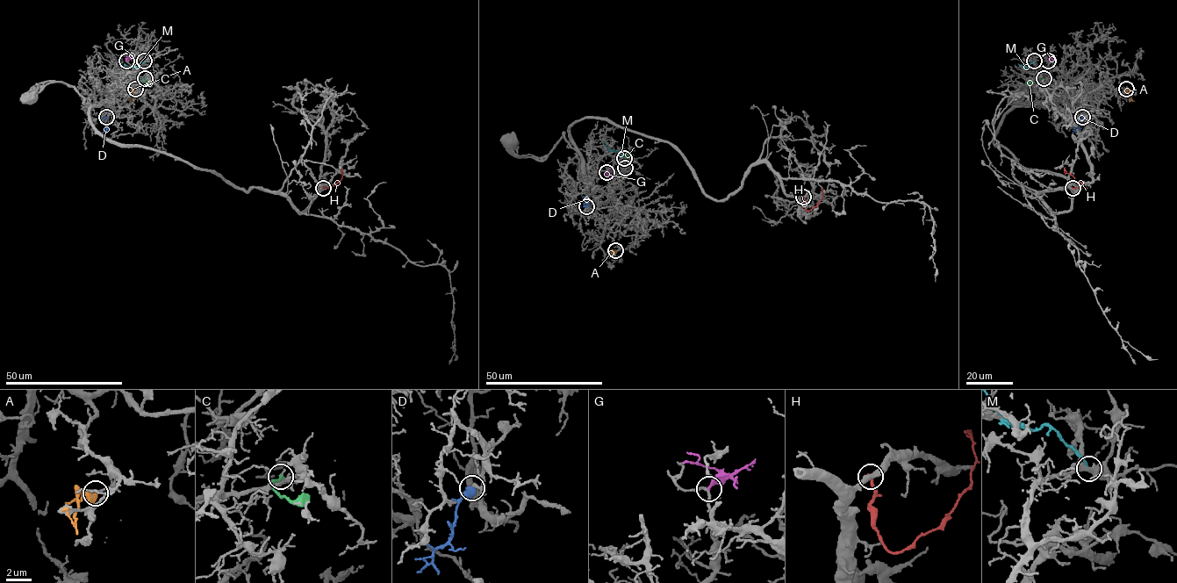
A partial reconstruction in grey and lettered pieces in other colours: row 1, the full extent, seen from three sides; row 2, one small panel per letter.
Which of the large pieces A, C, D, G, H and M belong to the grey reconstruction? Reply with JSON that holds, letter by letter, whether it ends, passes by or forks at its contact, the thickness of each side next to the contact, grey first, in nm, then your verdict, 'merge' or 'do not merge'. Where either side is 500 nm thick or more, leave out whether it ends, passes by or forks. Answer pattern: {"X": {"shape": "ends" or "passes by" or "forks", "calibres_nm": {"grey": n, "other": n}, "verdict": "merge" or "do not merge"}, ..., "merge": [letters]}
{"A": {"calibres_nm": {"grey": 120, "other": 550}, "verdict": "do not merge"}, "C": {"shape": "ends", "calibres_nm": {"grey": 240, "other": 200}, "verdict": "do not merge"}, "D": {"shape": "ends", "calibres_nm": {"grey": 150, "other": 440}, "verdict": "merge"}, "G": {"shape": "ends", "calibres_nm": {"grey": 220, "other": 420}, "verdict": "merge"}, "H": {"shape": "ends", "calibres_nm": {"grey": 420, "other": 280}, "verdict": "do not merge"}, "M": {"shape": "ends", "calibres_nm": {"grey": 460, "other": 200}, "verdict": "do not merge"}, "merge": ["D", "G"]}

